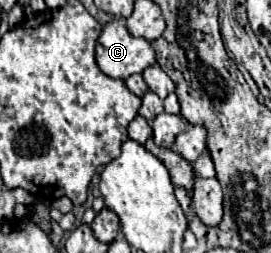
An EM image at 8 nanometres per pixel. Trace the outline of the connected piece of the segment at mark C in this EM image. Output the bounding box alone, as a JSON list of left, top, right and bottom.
[97,18,155,80]

